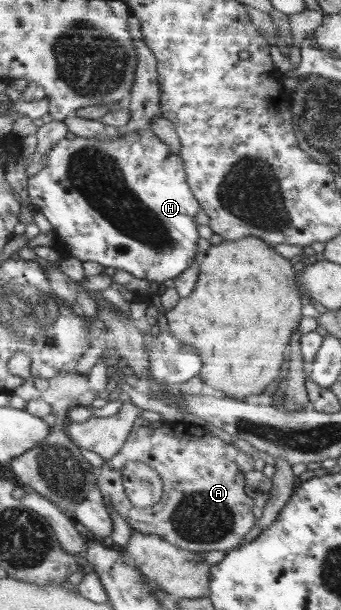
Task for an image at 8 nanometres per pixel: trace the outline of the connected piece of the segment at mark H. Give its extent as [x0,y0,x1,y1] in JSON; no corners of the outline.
[28,129,201,282]

